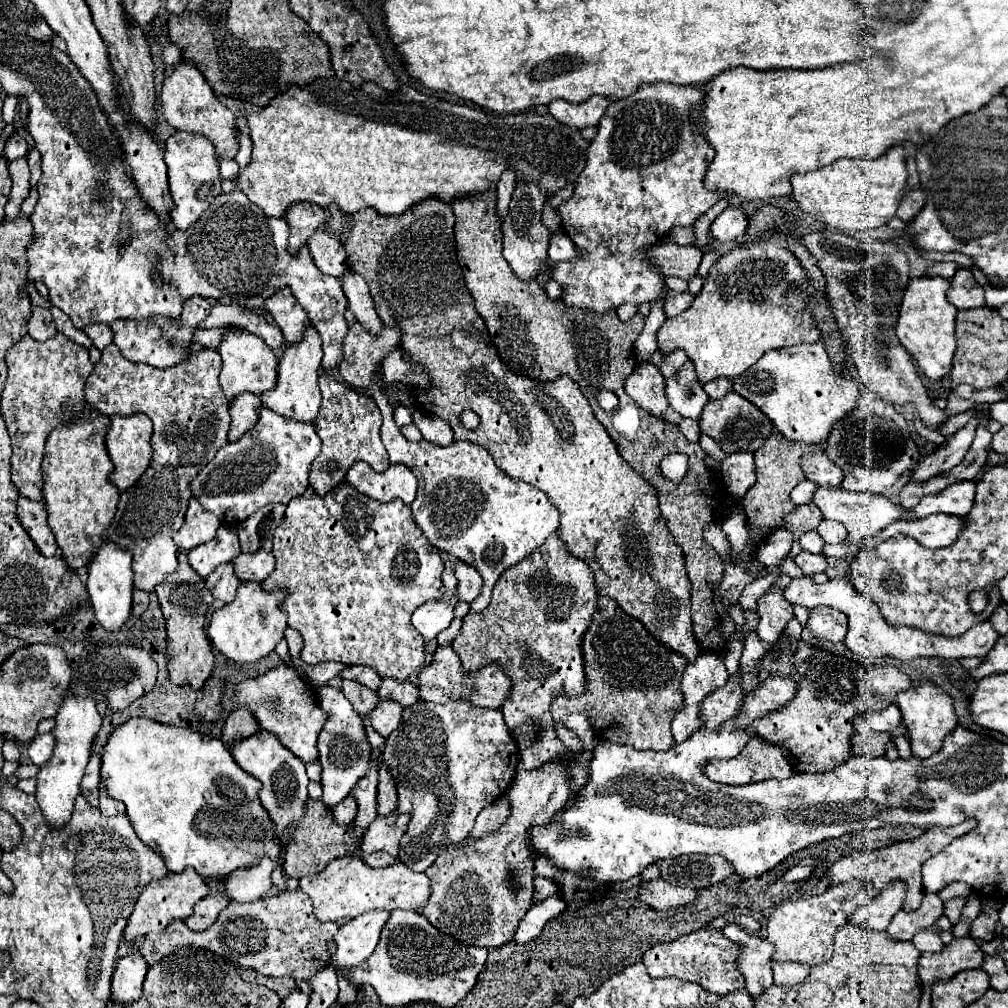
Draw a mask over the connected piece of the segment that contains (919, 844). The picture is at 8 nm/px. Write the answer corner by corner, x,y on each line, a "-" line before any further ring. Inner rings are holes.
966,819
962,821
960,825
956,827
930,827
926,829
918,839
912,839
912,841
900,841
900,843
892,843
884,849
876,849
876,851
862,851
862,853
852,853
840,861
836,861
830,871
828,871
828,881
830,885
838,885
842,881
864,881
866,883
866,889
870,893
870,897
874,897
876,893
880,893
882,889
888,887
888,883
892,881
902,881
906,887
906,899
902,903
902,909
904,911
916,911
924,899
924,887
922,887
922,873
920,873
920,867
926,859
930,859
932,855
944,851
952,839
972,831
976,827
976,819

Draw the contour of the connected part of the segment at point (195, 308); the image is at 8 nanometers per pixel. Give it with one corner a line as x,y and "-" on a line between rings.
188,297
184,301
182,313
178,319
164,317
164,315
152,315
148,319
120,319
110,325
114,333
114,345
118,345
120,353
134,363
146,363
156,369
174,367
190,357
190,345
194,331
198,329
200,321
204,321
210,313
212,305
202,297

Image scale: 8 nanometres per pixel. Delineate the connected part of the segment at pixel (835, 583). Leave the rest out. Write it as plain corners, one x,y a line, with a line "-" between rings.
848,575
830,579
828,583
824,584
810,581
808,576
792,579
790,587
784,591
784,599
792,605
804,605
808,609
814,609
818,605
826,605
826,607
834,607
834,609
844,611
848,617
848,633
844,637
844,645
854,655
862,657
864,661
874,661
874,659
884,659
884,657
892,657
892,659
900,659
900,661
918,659
918,657
926,657
926,659
930,659
930,657
940,657
940,659
986,657
988,651
994,647
994,643
1000,637
988,621
974,625
972,629
968,629
960,637
930,635
930,633
924,633
922,629
916,629
916,627
892,627
892,625
888,627
888,623
880,617
880,609
876,609
876,603
872,603
864,595
856,593

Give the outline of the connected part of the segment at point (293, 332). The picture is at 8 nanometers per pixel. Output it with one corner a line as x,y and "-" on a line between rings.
288,287
268,297
264,309
272,315
276,325
282,329
282,335
288,343
296,343
302,337
304,329
308,327
308,315

